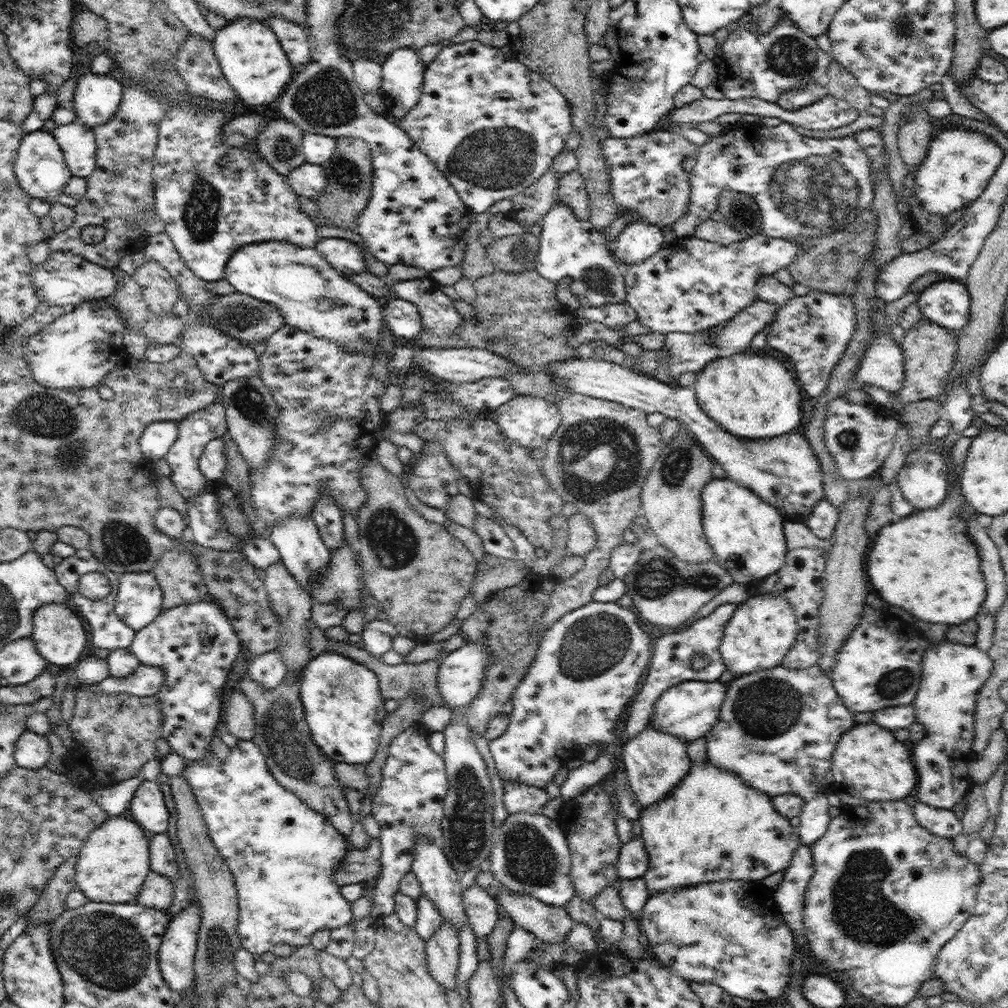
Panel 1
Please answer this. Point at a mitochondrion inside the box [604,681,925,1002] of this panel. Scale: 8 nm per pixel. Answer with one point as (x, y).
(863, 916)

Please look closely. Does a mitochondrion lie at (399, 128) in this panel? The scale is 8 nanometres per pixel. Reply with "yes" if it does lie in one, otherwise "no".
no

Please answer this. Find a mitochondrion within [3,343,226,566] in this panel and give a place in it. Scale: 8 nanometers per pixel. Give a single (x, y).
(48, 417)

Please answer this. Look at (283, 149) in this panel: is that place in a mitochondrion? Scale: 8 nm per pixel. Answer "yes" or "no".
yes

